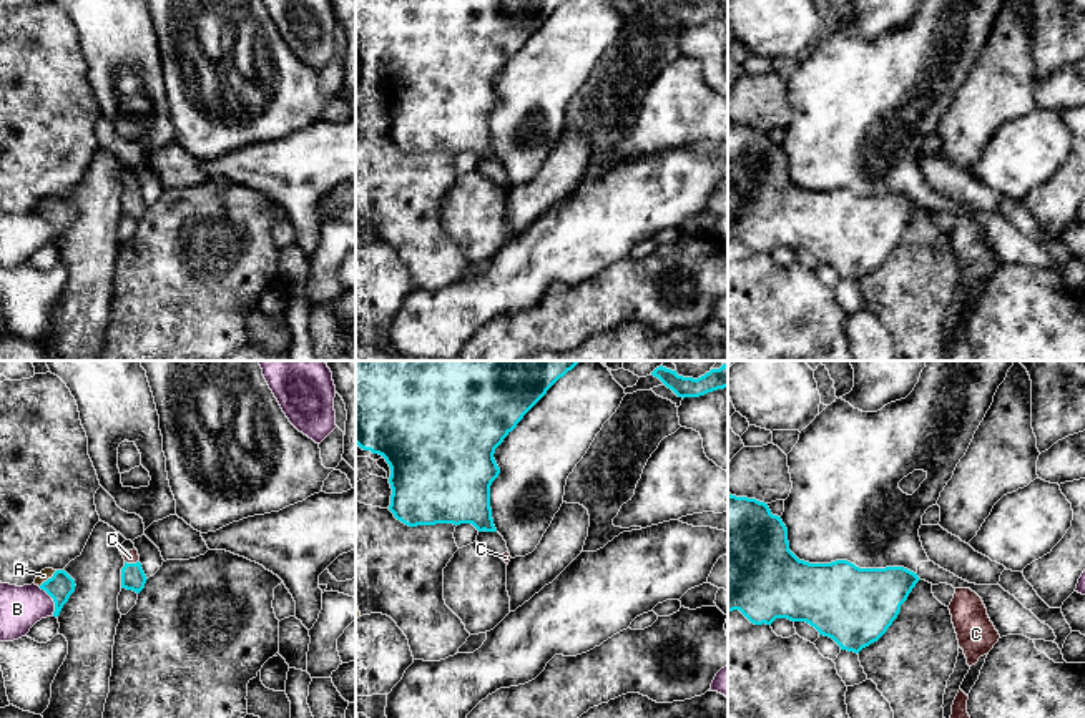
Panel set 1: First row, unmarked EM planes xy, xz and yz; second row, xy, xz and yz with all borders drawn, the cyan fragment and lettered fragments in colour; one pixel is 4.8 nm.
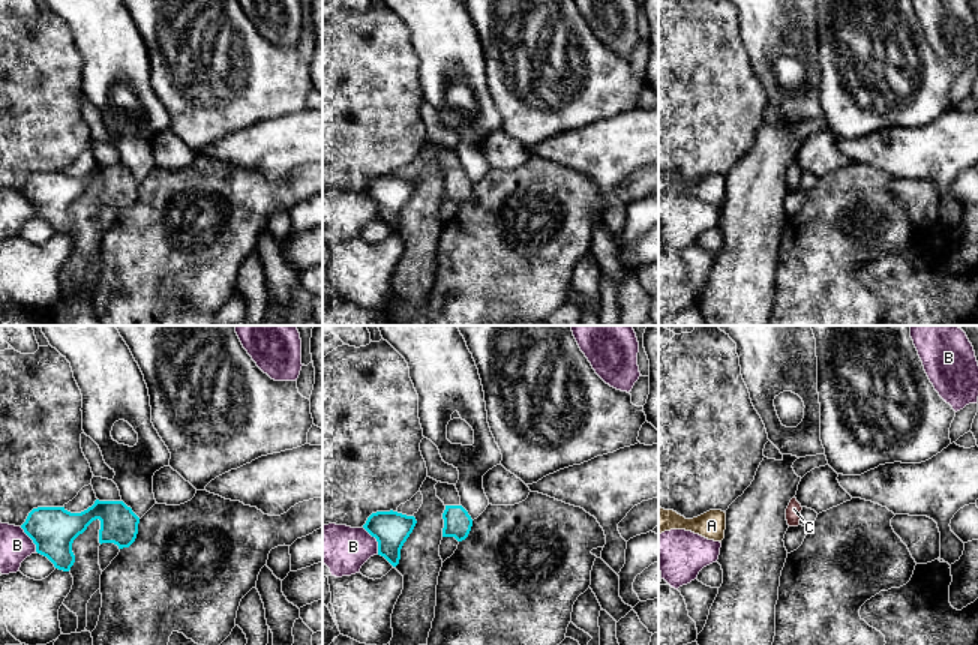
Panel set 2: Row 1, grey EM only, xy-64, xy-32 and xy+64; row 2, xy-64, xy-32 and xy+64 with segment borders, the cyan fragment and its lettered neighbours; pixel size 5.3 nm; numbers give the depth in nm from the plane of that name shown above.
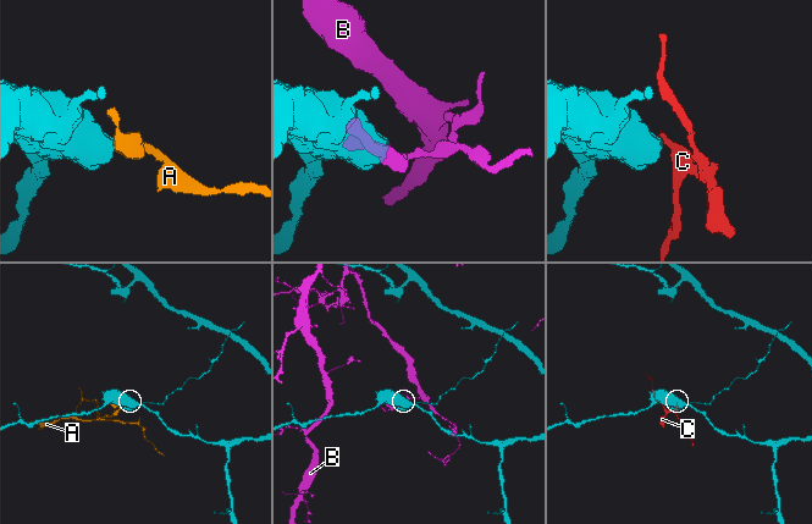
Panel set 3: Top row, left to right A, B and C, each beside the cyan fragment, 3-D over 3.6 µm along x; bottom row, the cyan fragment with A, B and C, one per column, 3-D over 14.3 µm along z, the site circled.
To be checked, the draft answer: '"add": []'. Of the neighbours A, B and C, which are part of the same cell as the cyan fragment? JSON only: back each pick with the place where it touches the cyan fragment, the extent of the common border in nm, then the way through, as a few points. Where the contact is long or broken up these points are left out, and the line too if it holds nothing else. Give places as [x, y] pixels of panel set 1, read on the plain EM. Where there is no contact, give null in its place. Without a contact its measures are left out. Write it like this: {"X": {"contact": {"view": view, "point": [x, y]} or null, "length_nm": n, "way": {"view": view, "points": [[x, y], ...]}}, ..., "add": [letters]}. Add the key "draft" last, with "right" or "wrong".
{"C": {"contact": {"view": "xy", "point": [132, 191]}, "length_nm": 70, "way": {"view": "xy", "points": [[133, 205], [132, 191], [130, 185]]}}, "add": ["C"], "draft": "wrong"}

